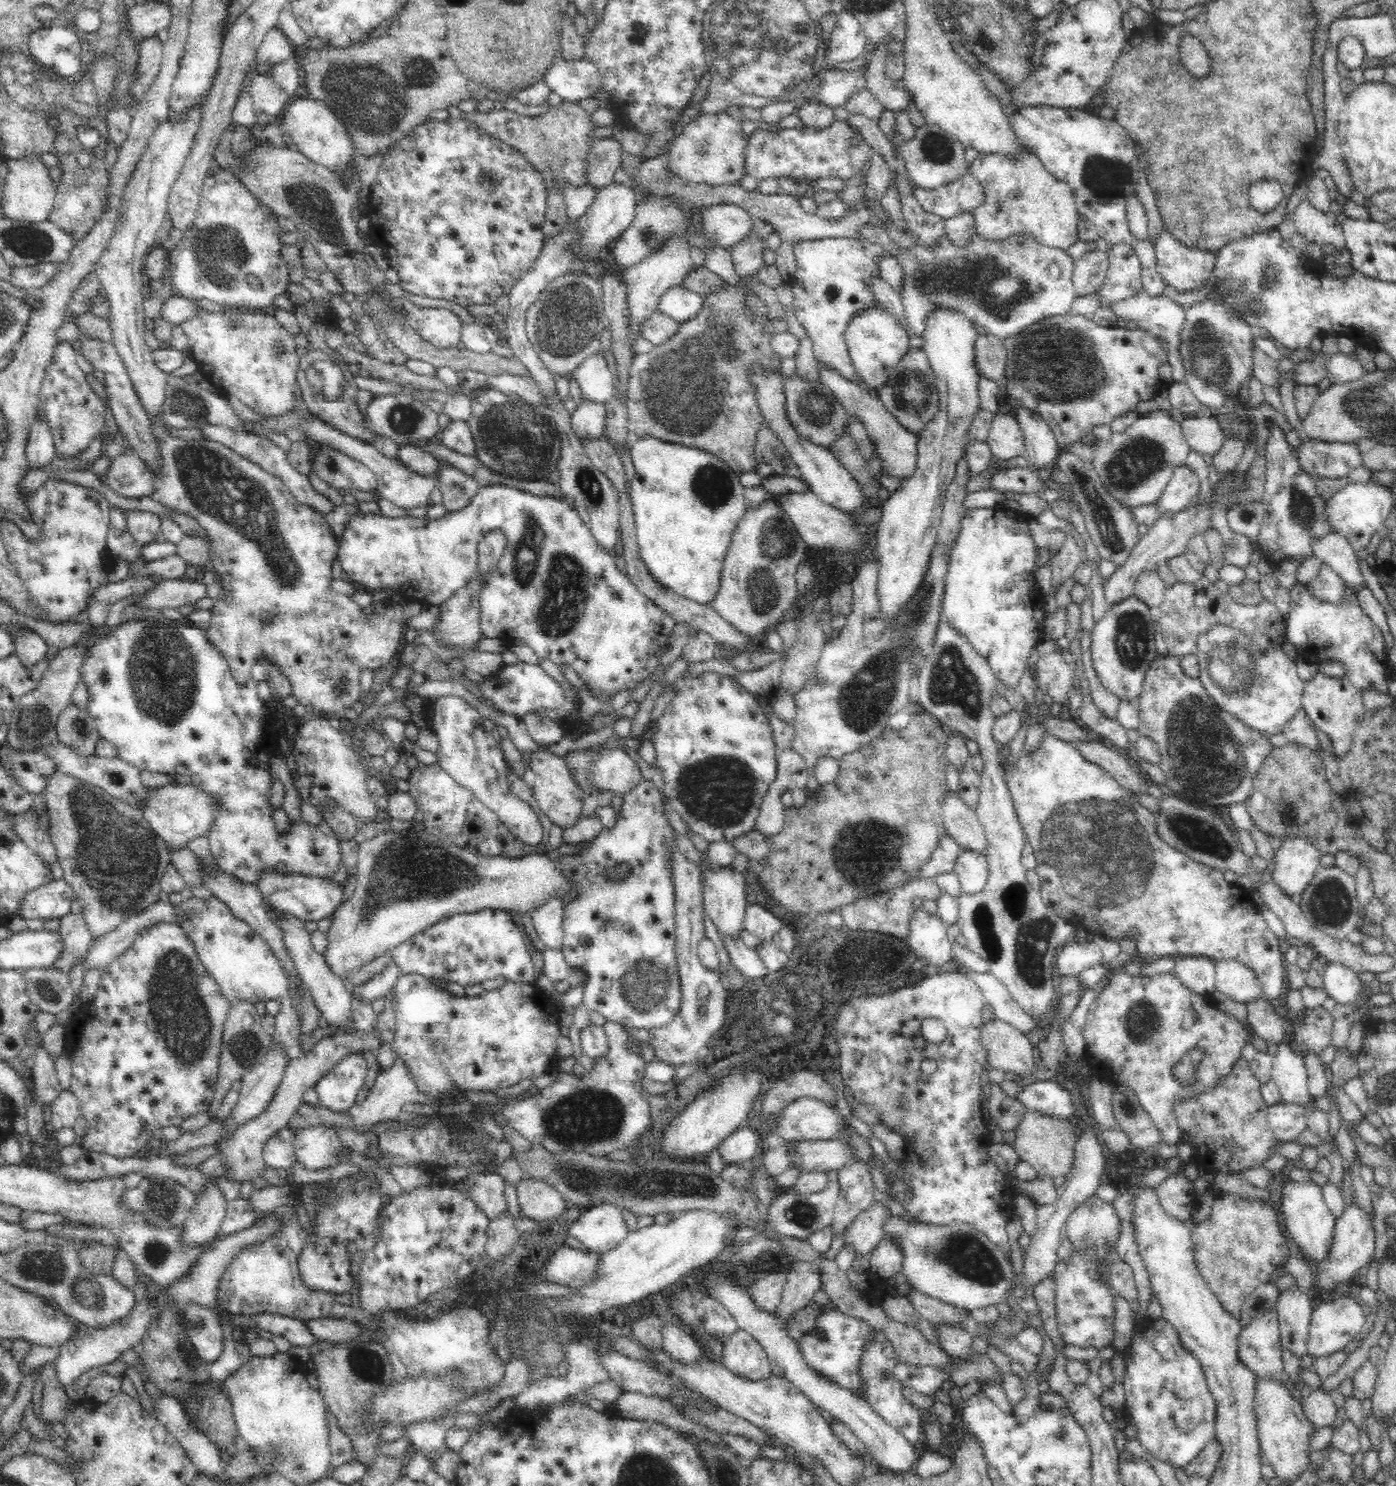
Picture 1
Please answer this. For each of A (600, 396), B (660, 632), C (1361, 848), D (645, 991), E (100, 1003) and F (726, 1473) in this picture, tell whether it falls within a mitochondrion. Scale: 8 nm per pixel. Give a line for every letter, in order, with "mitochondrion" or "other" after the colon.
A: other
B: other
C: other
D: mitochondrion
E: other
F: mitochondrion

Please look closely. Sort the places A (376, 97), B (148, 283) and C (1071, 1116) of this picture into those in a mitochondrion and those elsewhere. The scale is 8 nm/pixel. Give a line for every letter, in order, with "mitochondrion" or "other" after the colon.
A: mitochondrion
B: other
C: other

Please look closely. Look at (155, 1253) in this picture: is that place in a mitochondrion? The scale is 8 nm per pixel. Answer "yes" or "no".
yes

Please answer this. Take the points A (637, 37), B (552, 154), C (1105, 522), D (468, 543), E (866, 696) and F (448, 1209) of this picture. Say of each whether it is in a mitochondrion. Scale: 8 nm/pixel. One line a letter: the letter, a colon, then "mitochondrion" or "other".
A: other
B: mitochondrion
C: mitochondrion
D: other
E: mitochondrion
F: other

